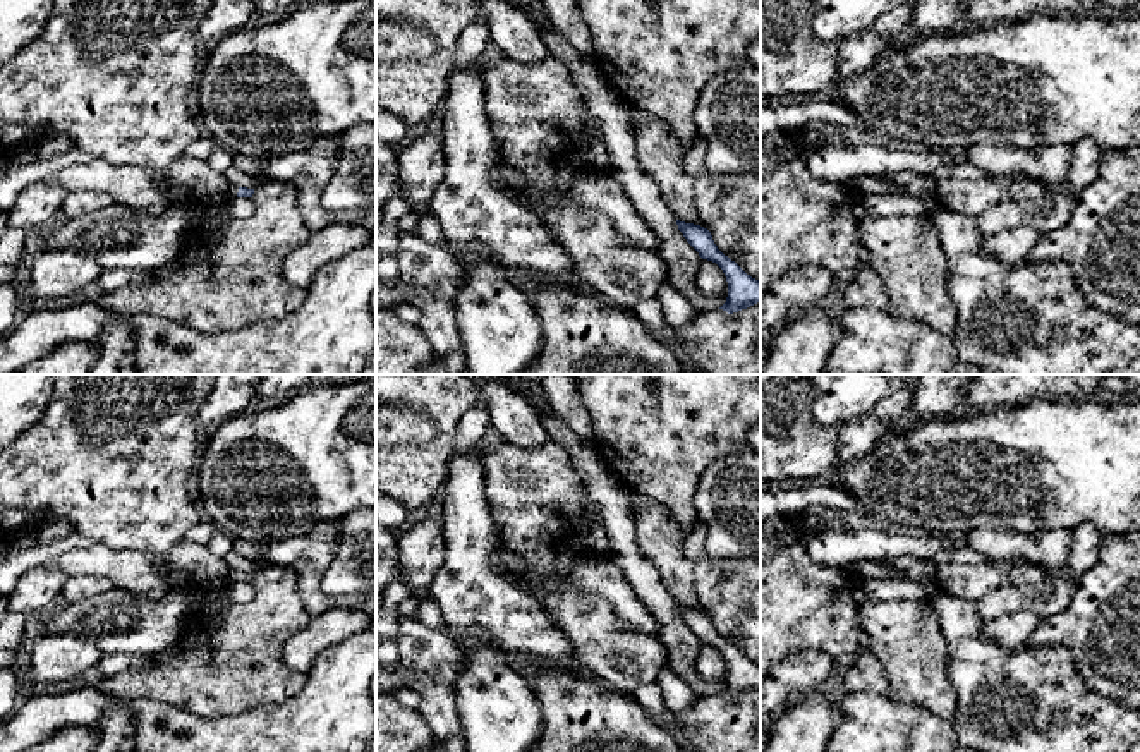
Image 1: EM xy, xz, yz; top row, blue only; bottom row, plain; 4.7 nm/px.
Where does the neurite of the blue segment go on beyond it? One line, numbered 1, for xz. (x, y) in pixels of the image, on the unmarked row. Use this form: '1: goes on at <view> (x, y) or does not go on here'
1: does not go on here

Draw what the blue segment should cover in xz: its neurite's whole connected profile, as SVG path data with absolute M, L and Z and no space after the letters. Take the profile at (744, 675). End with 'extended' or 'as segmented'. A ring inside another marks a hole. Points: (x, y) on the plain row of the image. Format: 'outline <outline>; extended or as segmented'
outline M676 604L678 615L702 644L716 647L728 666L726 687L719 692L728 699L761 687L761 666L747 659L735 646L725 640L707 613Z; as segmented

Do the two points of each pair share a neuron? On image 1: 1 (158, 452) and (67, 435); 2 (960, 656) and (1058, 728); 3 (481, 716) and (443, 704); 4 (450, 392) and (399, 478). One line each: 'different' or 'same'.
1: same
2: same
3: different
4: same

